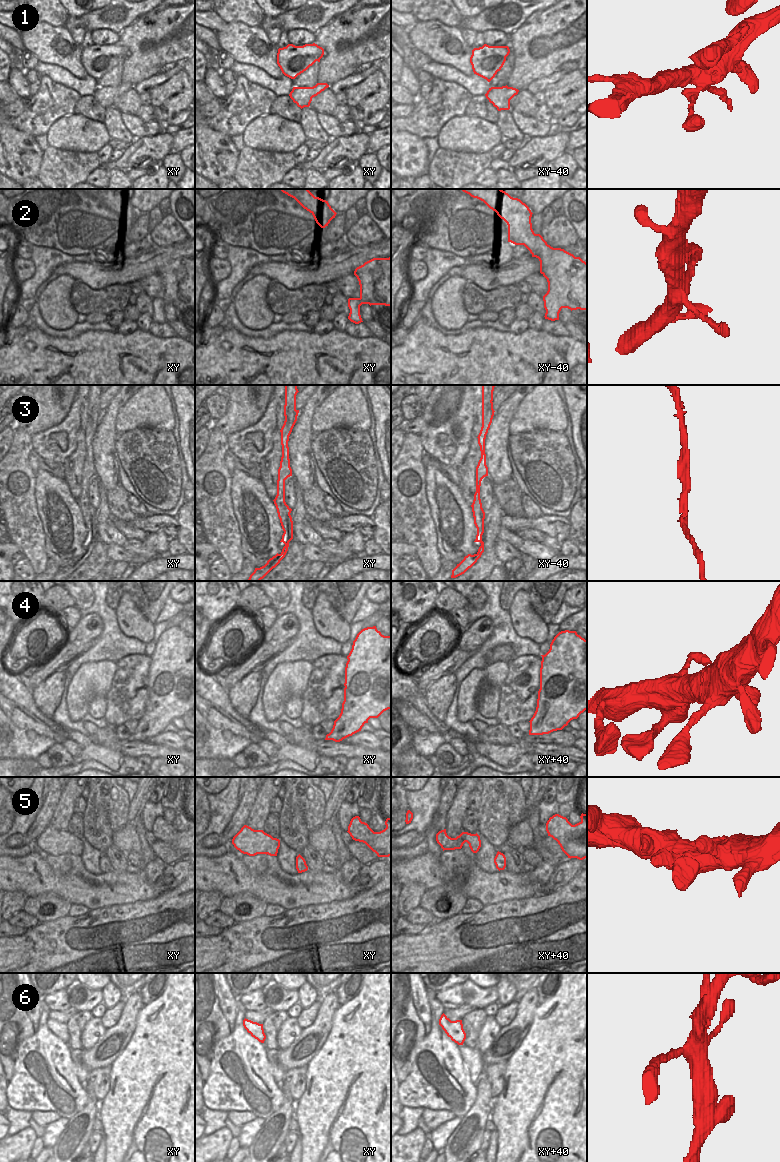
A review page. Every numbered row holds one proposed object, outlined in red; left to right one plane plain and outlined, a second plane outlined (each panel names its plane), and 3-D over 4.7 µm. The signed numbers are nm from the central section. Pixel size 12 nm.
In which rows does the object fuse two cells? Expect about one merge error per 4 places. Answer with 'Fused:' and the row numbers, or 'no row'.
Fused: 2

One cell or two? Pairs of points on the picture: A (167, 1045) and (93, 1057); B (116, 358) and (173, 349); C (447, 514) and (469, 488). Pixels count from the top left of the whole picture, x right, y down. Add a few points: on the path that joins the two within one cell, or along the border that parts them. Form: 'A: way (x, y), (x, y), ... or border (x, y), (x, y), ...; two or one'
A: border (134, 1032), (121, 1054), (110, 1065); two
B: way (128, 351), (158, 350); one
C: border (460, 487), (463, 499), (470, 506); two

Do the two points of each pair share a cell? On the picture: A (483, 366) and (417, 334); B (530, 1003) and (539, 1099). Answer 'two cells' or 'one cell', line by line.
A: one cell
B: two cells

